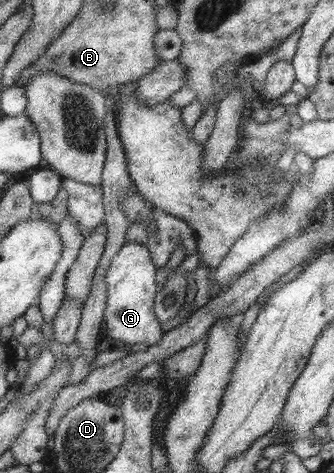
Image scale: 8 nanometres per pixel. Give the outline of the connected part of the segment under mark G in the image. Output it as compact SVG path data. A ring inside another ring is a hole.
M125 242L118 253L110 259L104 273L104 284L107 284L106 307L102 330L112 340L120 340L129 346L145 344L150 346L158 343L164 334L160 322L153 311L153 298L156 294L155 270L152 256L142 242Z

